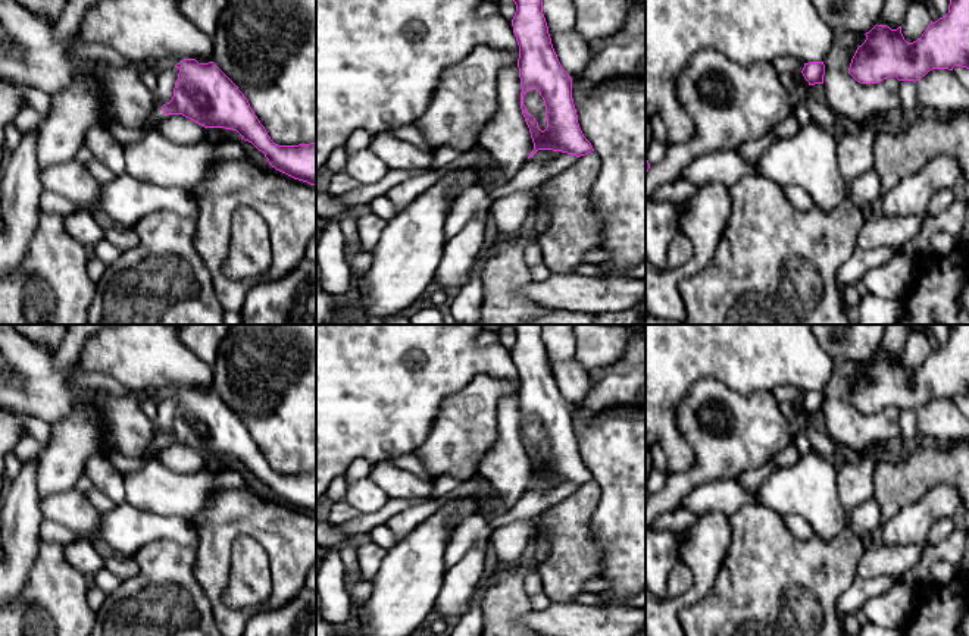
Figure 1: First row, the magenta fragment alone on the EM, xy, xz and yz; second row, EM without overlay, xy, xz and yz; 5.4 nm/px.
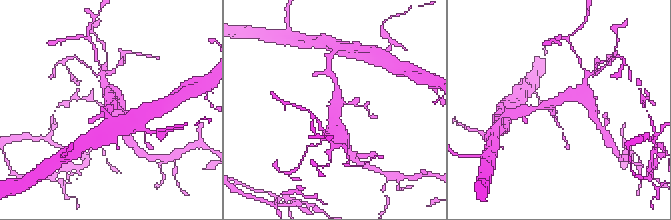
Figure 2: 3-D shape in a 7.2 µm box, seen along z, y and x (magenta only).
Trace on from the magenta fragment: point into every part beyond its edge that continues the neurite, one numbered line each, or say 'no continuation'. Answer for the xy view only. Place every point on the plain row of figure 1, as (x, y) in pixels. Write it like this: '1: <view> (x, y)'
1: xy (156, 444)

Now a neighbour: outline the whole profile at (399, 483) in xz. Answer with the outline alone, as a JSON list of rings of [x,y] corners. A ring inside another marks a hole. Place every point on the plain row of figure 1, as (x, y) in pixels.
[[[390,461],[372,466],[369,479],[390,498],[421,499],[431,495],[435,480],[422,479],[407,470],[398,469]]]

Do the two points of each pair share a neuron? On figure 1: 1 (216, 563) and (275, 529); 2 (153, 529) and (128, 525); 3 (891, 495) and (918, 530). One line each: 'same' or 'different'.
1: same
2: same
3: different

